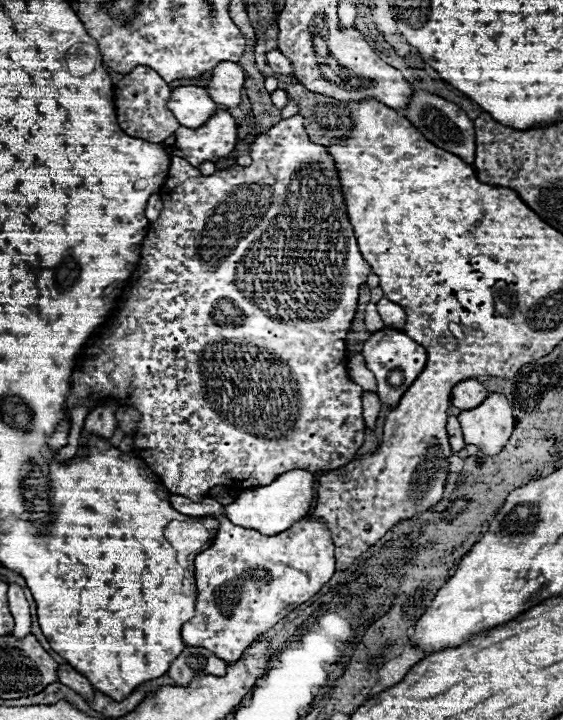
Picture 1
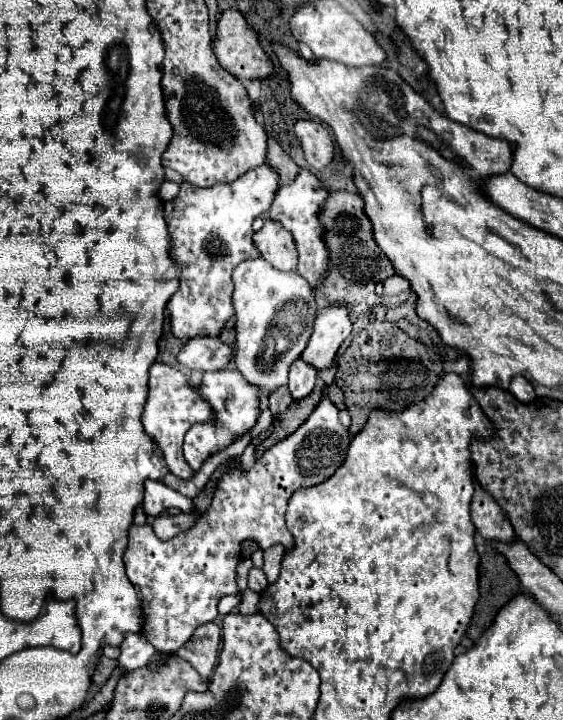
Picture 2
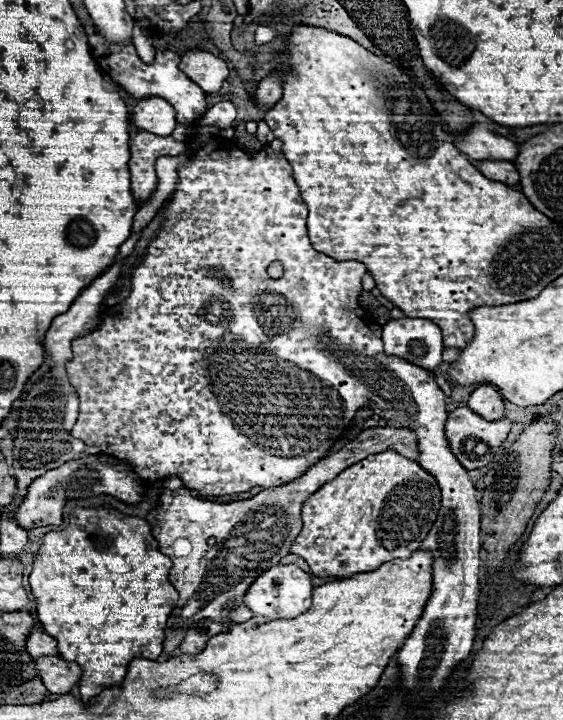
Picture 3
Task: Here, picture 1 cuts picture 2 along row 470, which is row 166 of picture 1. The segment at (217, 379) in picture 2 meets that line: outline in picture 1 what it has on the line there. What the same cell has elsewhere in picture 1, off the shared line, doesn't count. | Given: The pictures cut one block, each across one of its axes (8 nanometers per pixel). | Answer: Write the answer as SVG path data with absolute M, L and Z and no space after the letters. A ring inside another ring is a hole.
M218 110L200 128L190 130L180 126L174 132L174 140L170 138L164 142L164 148L198 168L202 162L216 162L222 156L228 156L234 150L236 138L238 132L234 118L226 110Z

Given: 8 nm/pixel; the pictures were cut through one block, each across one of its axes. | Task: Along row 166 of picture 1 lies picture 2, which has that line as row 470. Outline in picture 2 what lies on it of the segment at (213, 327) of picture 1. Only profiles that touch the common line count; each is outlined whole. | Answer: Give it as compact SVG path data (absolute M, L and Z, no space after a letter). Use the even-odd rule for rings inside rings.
M154 362L149 370L148 398L146 398L146 410L142 422L146 434L152 436L158 442L160 450L164 452L170 472L176 474L178 478L190 480L194 476L194 470L188 466L188 462L182 456L186 432L196 422L210 422L210 420L212 420L210 404L196 392L194 386L188 384L184 374L164 362ZM322 398L316 410L310 414L310 418L288 438L280 440L270 450L266 450L262 458L258 458L252 464L250 470L244 472L240 460L234 458L232 468L218 480L210 508L194 522L192 528L164 542L155 535L150 524L130 526L128 548L124 554L126 576L132 584L140 586L142 610L146 616L142 634L150 640L150 644L154 644L158 652L164 654L176 652L182 644L186 644L186 640L190 640L190 636L198 626L212 622L218 616L218 602L222 596L238 592L236 566L240 556L240 542L256 540L260 546L282 544L286 550L294 548L294 538L284 524L284 512L290 496L300 488L310 488L328 480L342 466L348 444L350 444L350 432L340 424L338 408L328 398Z

